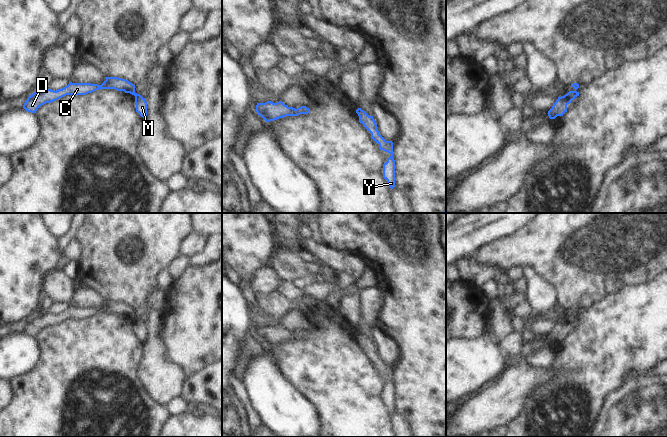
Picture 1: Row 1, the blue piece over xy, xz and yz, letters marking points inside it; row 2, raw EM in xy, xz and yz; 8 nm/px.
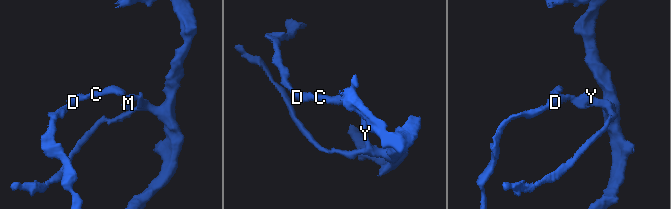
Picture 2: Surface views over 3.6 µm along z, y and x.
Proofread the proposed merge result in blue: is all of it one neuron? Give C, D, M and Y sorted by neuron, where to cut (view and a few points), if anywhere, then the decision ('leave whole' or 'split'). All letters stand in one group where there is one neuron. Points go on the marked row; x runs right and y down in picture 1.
C D / M Y | xz (359, 108), (357, 113) | split

